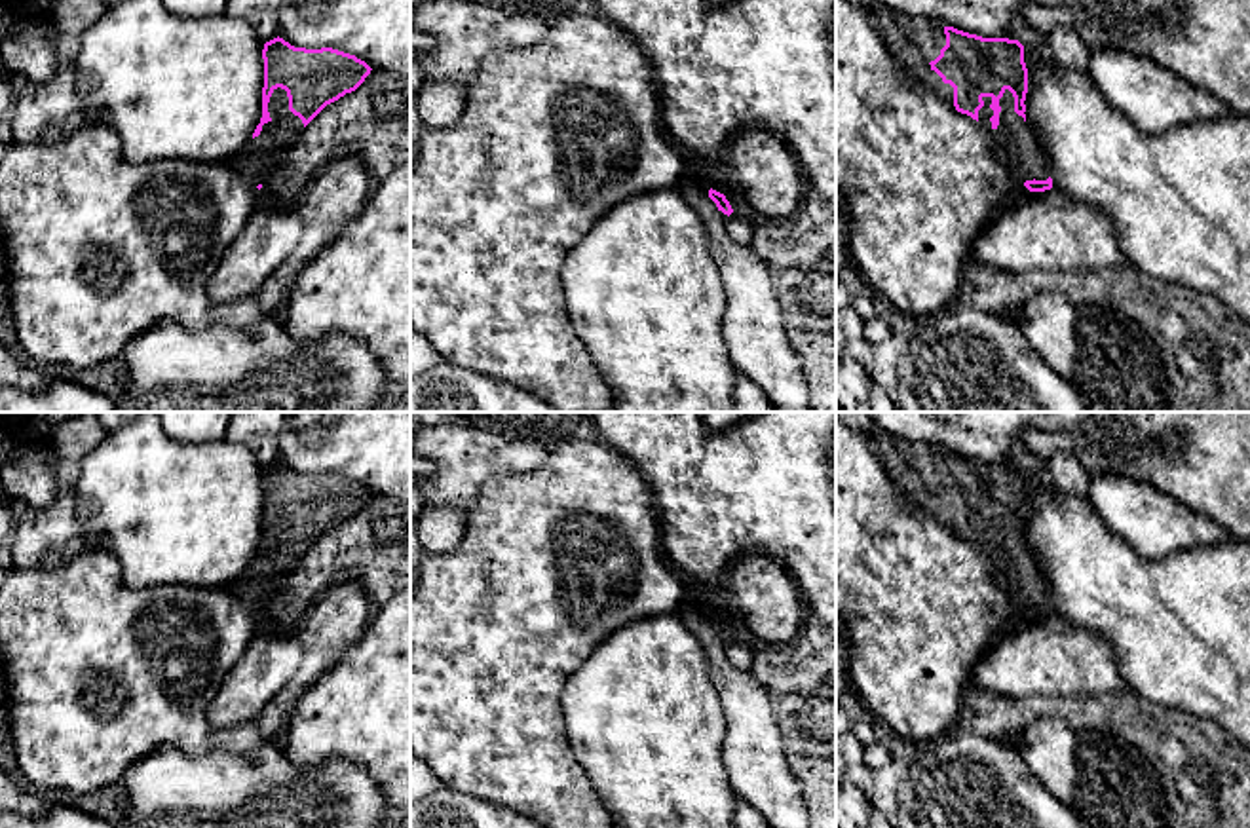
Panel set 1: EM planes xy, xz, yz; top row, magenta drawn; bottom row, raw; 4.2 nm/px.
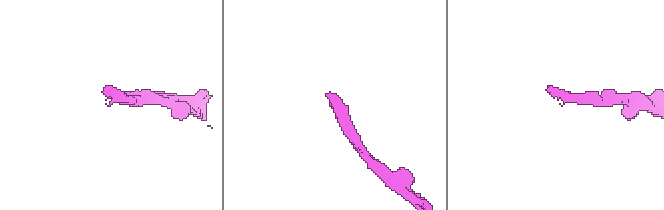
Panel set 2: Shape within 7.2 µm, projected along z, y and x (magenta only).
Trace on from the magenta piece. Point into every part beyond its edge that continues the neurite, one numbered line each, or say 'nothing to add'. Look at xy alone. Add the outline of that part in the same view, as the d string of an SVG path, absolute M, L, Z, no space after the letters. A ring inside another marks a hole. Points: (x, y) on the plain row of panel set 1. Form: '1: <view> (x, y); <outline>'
1: xy (251, 589); M274 515L268 528L270 547L262 551L258 562L230 587L230 593L249 610L264 610L270 596L268 581L294 570L304 556L304 549L289 536L287 517Z

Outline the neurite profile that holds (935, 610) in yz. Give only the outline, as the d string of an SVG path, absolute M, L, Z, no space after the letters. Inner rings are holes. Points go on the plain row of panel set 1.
M836 418L836 625L845 640L847 686L864 708L910 743L944 733L957 695L971 684L973 665L1011 623L1009 593L990 577L980 549L957 537L891 480L870 433Z

